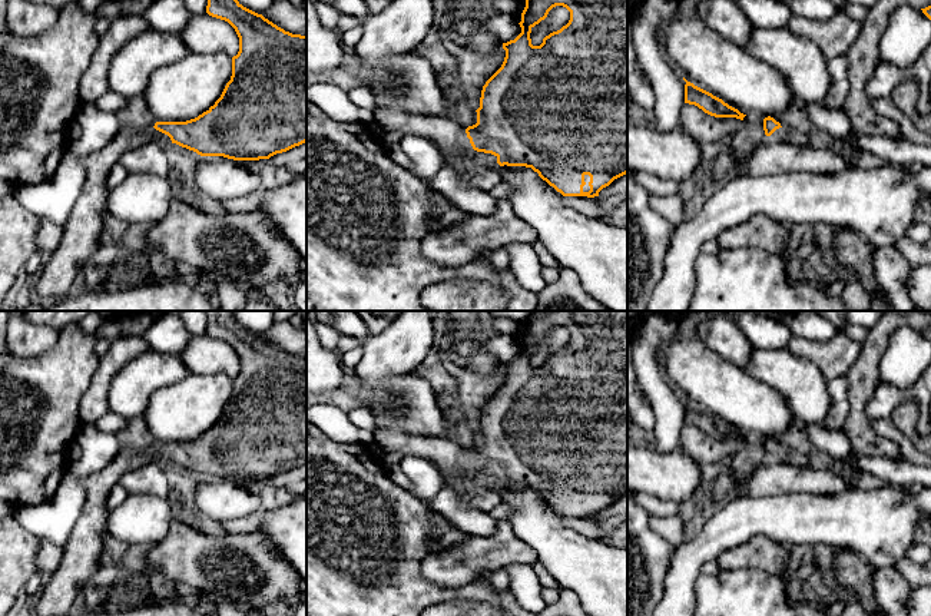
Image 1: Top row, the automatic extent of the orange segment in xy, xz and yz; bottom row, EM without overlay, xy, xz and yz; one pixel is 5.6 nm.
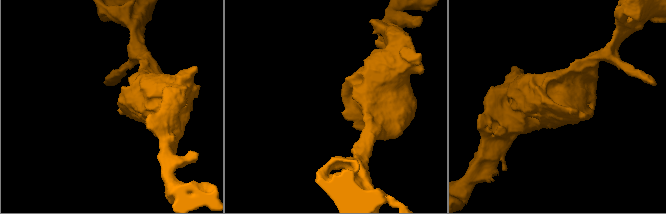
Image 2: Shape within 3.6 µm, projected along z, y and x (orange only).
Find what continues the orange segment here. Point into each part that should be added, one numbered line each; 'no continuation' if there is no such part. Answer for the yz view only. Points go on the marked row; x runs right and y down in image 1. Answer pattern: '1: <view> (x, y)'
1: yz (784, 135)

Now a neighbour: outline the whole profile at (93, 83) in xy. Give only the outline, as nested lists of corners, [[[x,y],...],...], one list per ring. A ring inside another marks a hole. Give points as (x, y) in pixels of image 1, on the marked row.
[[[136,14],[120,16],[110,21],[109,30],[99,37],[99,46],[80,79],[79,95],[83,102],[95,102],[110,90],[107,74],[113,56],[130,39],[138,37],[149,29],[150,24]]]

